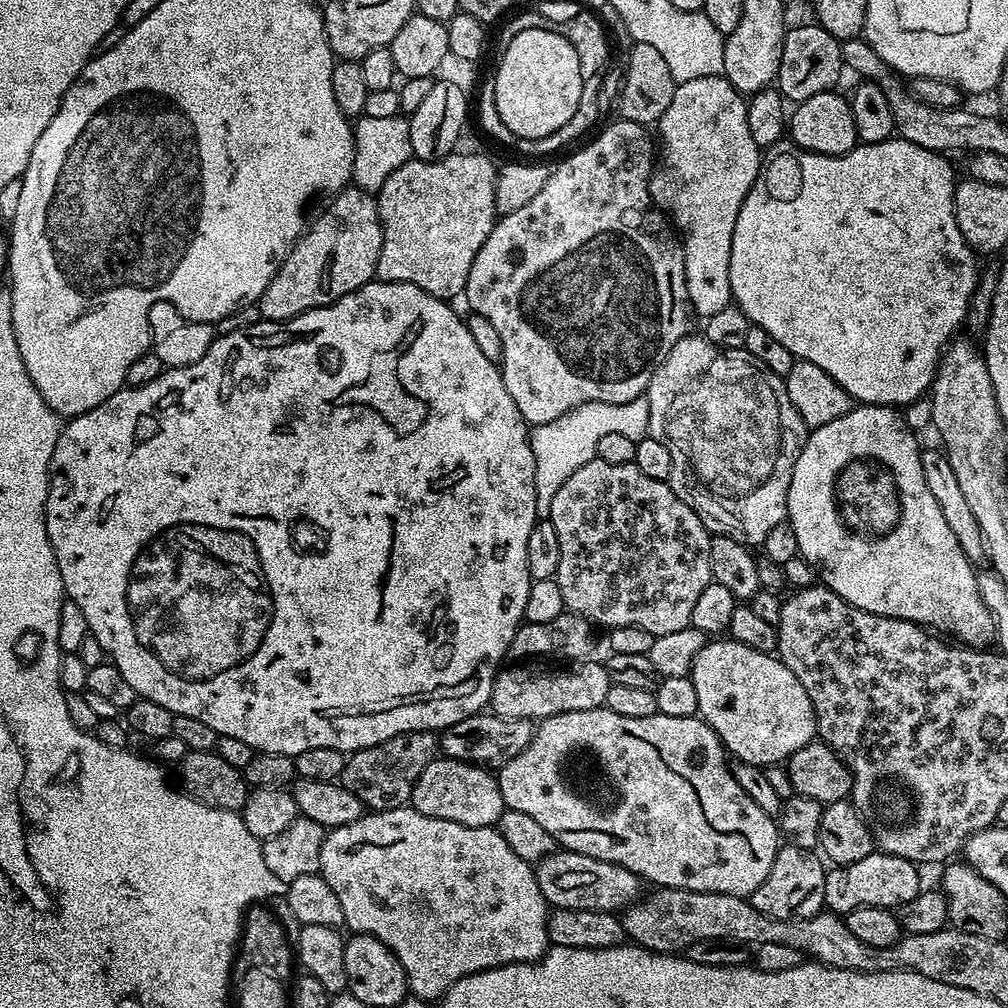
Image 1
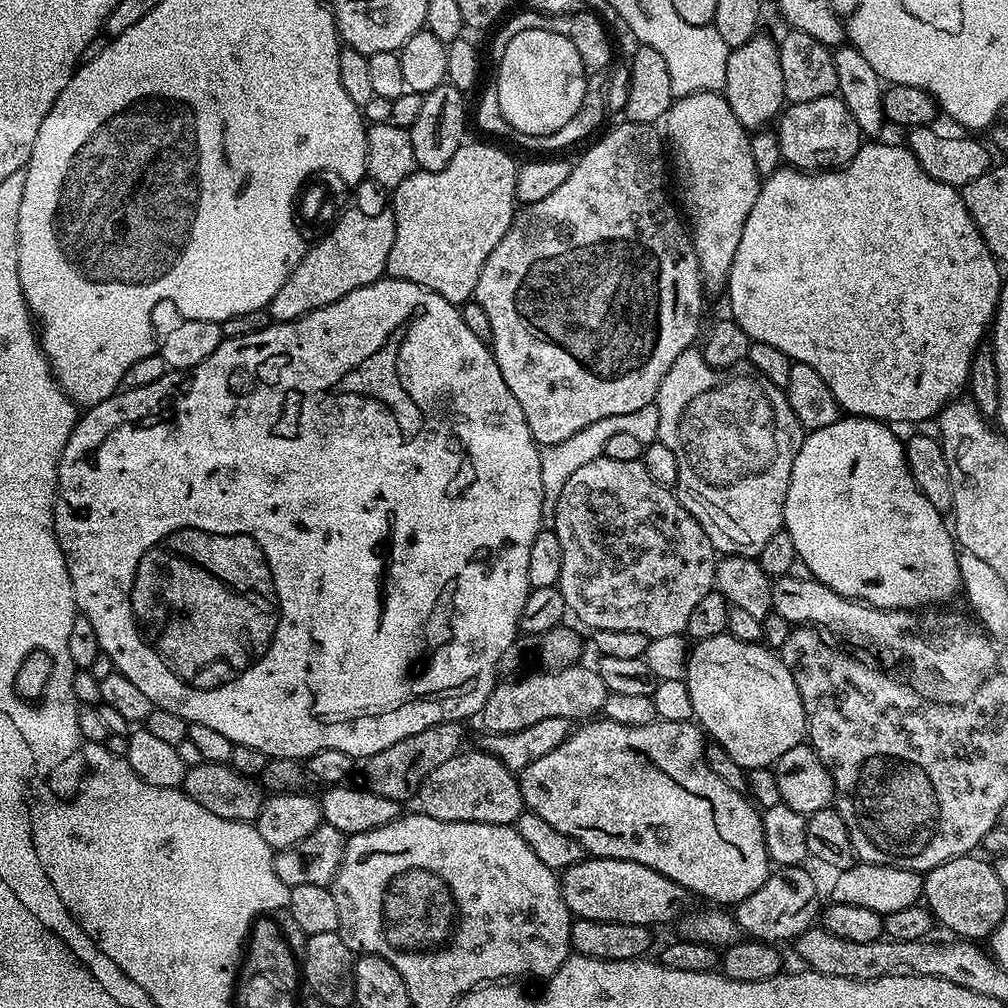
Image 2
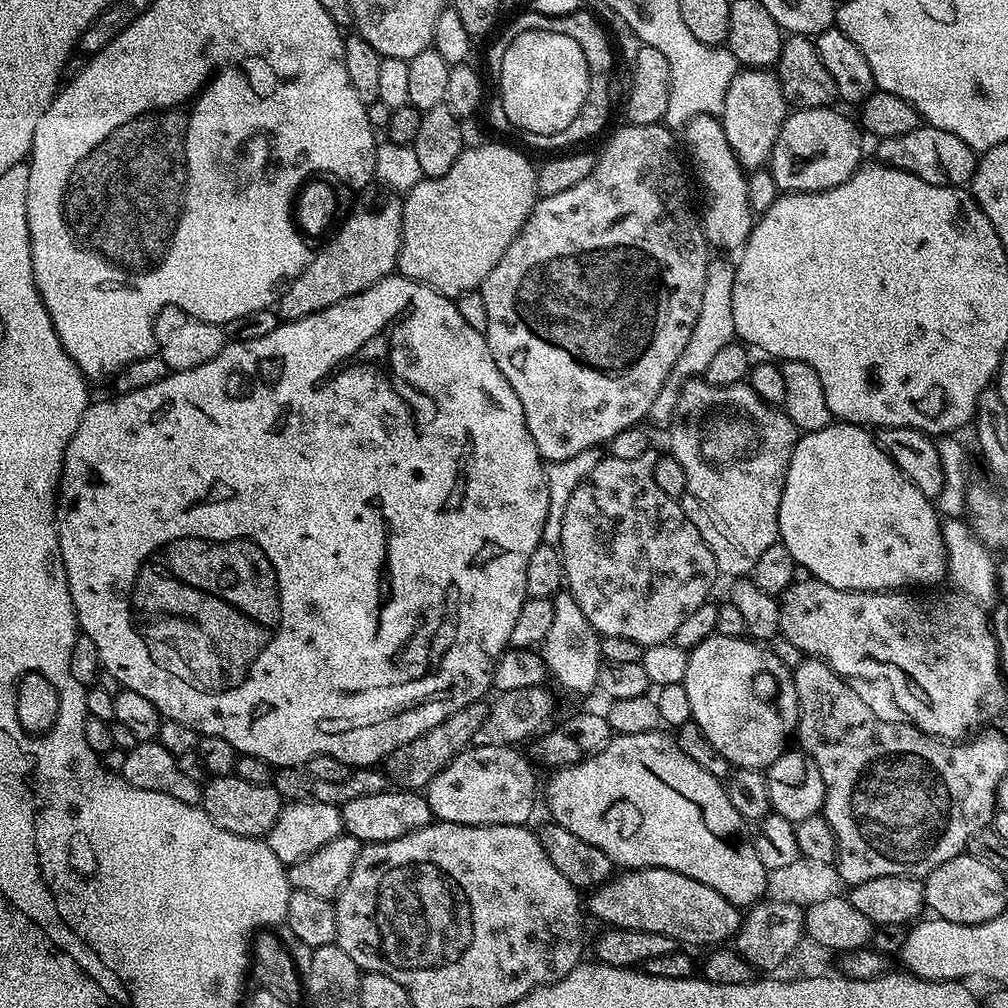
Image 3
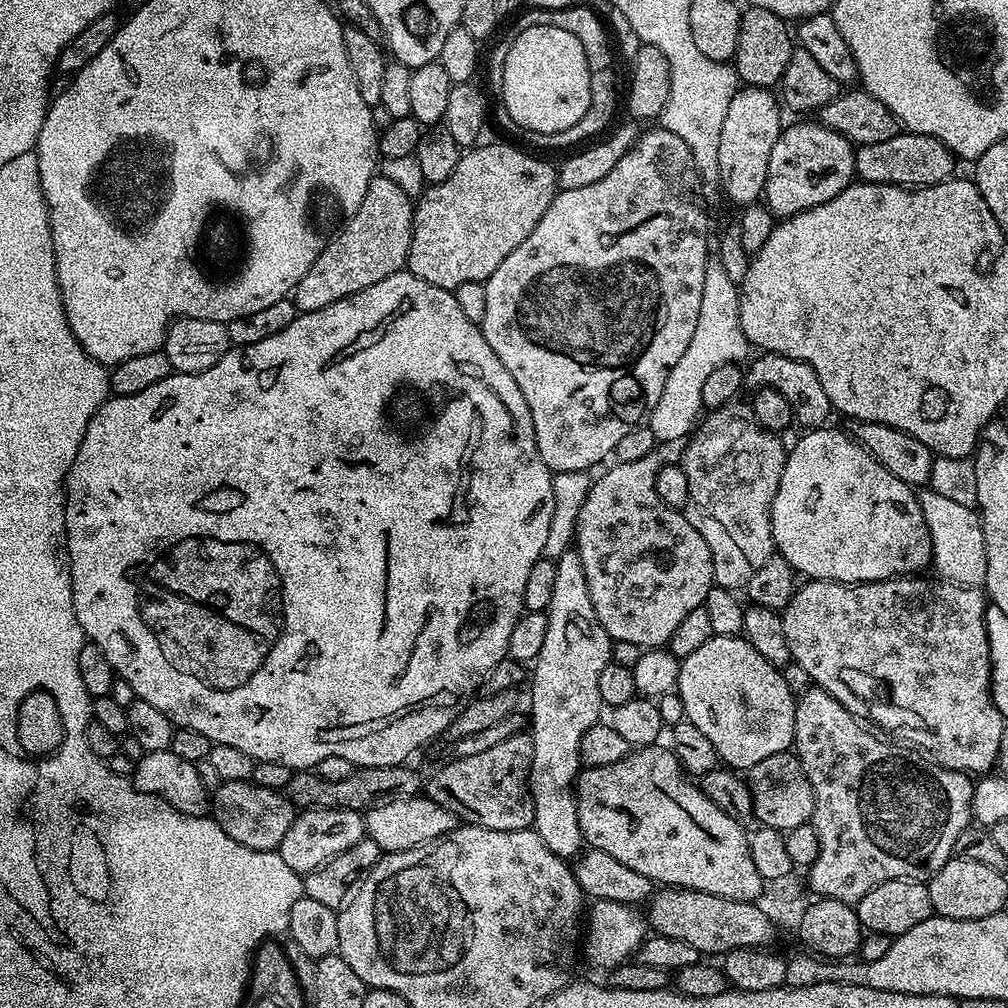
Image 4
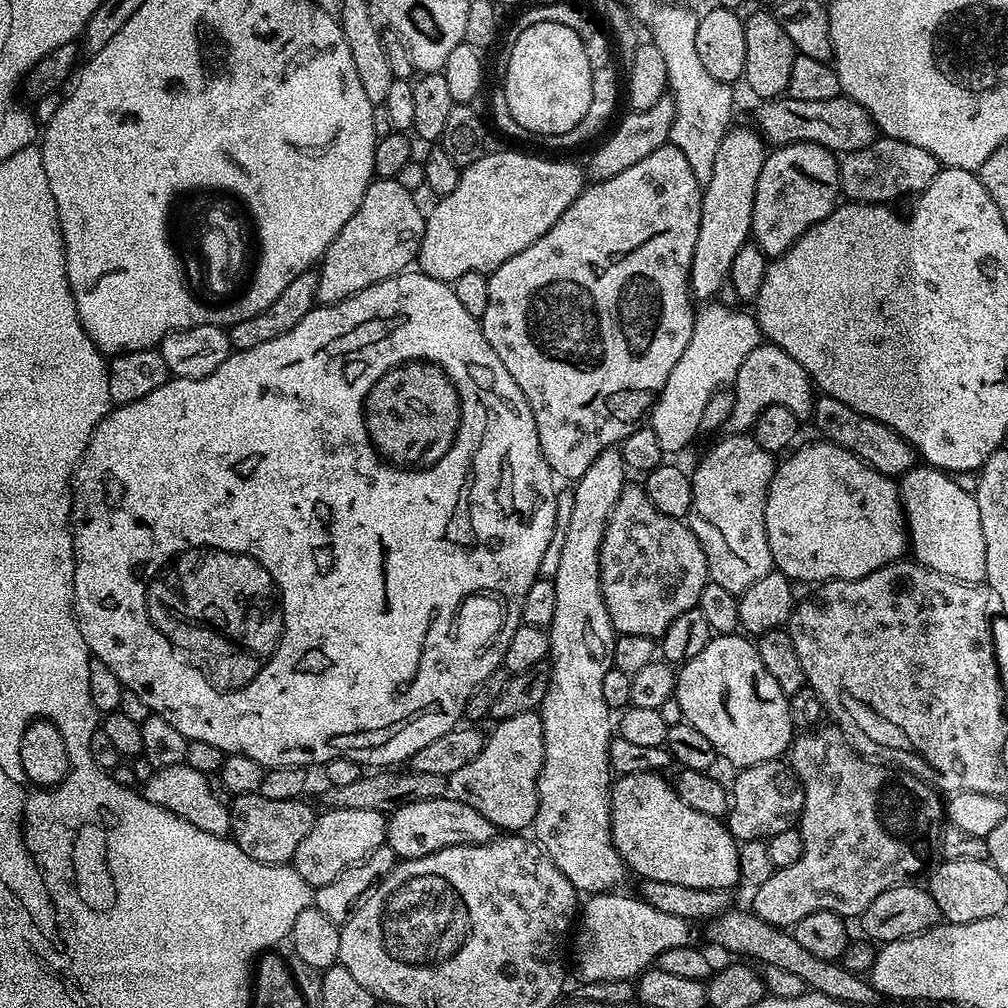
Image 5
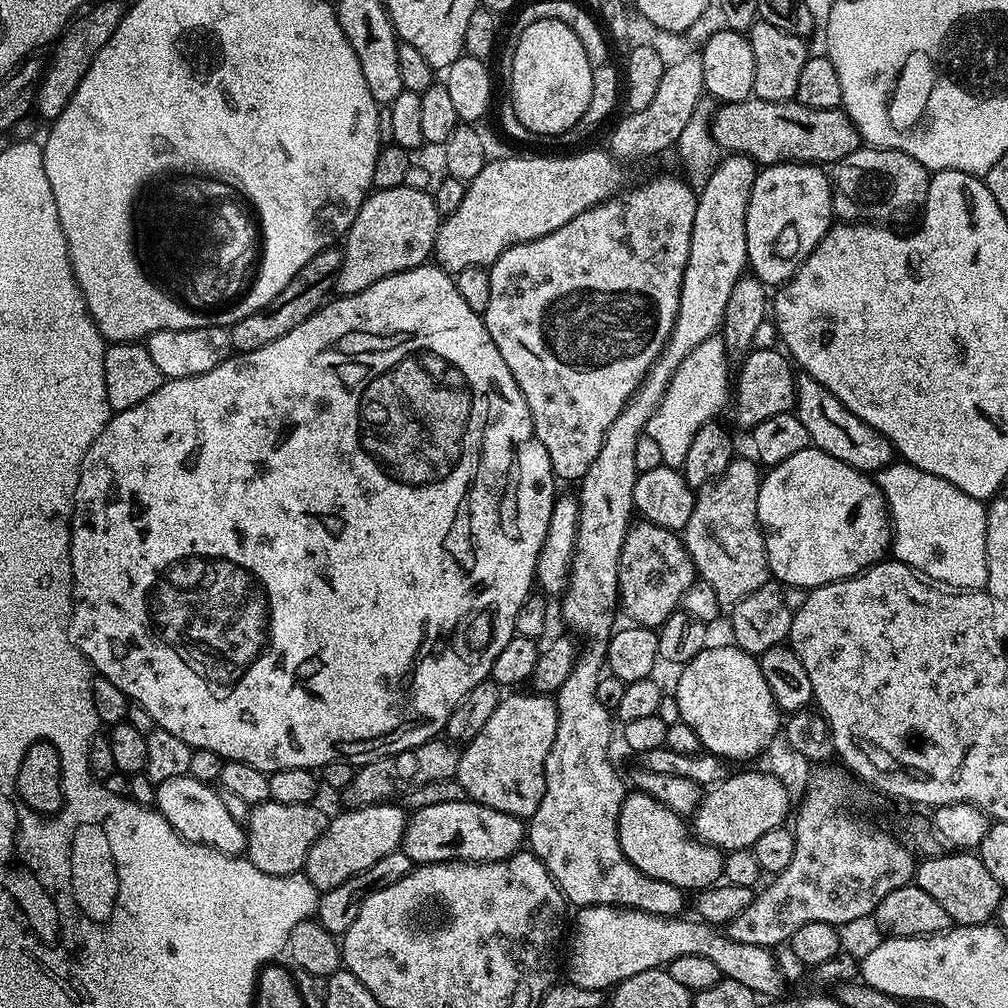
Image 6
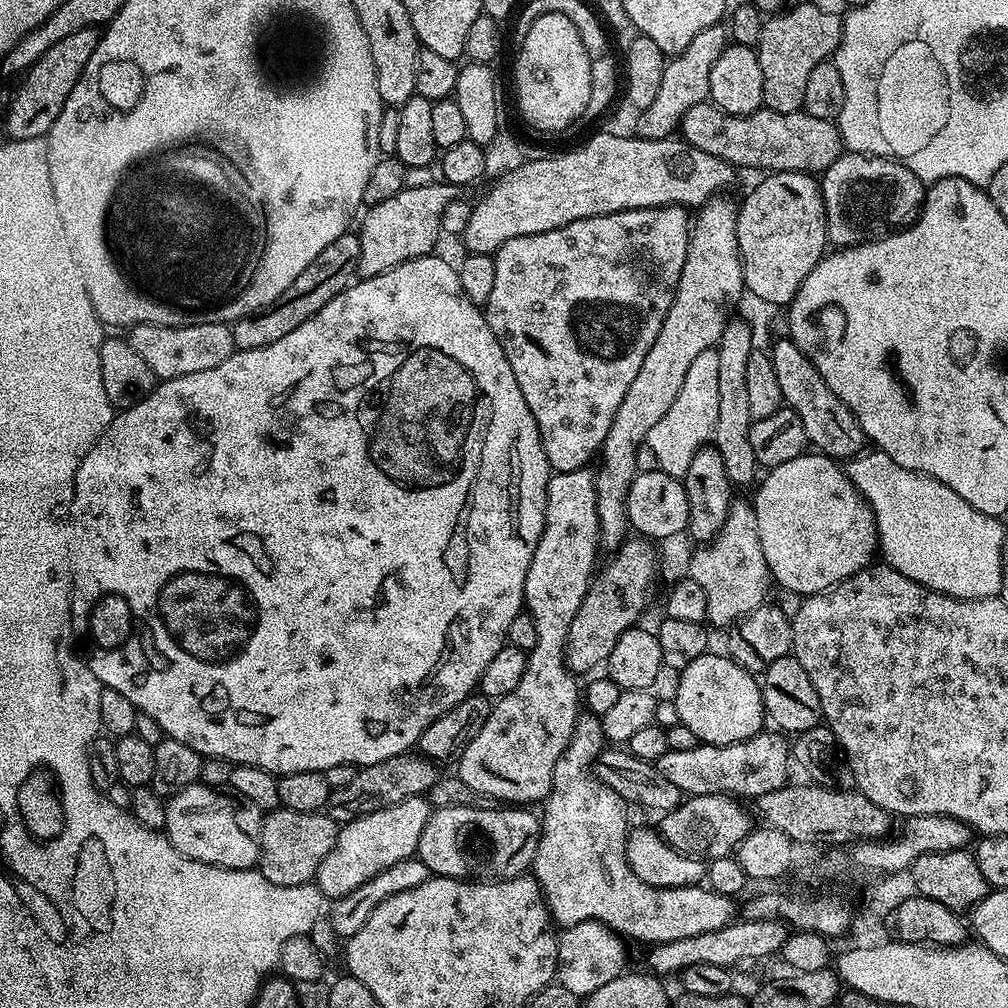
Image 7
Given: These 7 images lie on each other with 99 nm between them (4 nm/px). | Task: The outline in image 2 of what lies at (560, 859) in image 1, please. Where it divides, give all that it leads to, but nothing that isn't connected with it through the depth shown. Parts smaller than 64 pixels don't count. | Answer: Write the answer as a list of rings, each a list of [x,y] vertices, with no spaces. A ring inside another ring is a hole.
[[[592,856],[580,860],[574,866],[559,873],[560,889],[566,906],[573,917],[581,920],[609,920],[631,924],[668,924],[679,921],[689,907],[689,892],[675,884],[666,874],[642,866],[642,862],[630,862],[618,858]]]

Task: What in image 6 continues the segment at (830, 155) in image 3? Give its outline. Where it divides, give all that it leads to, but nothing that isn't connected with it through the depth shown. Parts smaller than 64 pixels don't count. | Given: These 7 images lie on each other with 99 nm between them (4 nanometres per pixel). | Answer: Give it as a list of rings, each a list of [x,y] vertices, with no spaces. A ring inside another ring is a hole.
[[[799,162],[761,167],[746,210],[746,250],[751,275],[766,286],[784,284],[833,224],[832,181],[823,167]]]

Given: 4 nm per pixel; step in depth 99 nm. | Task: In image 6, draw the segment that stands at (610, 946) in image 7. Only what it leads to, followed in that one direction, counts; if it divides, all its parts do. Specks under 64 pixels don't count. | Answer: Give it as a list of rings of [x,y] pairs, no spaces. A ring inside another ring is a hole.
[[[596,904],[594,907],[581,908],[577,911],[578,918],[574,924],[574,928],[569,931],[568,939],[566,942],[566,953],[564,956],[564,968],[567,972],[567,979],[574,985],[582,986],[583,989],[602,989],[608,990],[611,989],[622,981],[625,981],[626,978],[633,977],[634,974],[640,974],[643,970],[648,970],[652,968],[657,968],[660,965],[666,966],[670,961],[676,957],[682,957],[685,955],[701,955],[706,958],[710,958],[714,962],[714,966],[717,966],[723,977],[730,979],[732,981],[740,982],[742,986],[747,986],[750,990],[754,990],[758,996],[766,995],[770,997],[770,1000],[776,1000],[780,997],[783,997],[787,992],[786,982],[784,976],[778,966],[778,962],[774,955],[776,955],[771,949],[751,945],[750,943],[744,942],[734,942],[733,939],[728,937],[723,931],[720,931],[715,925],[707,924],[704,921],[693,918],[693,920],[684,920],[685,917],[667,917],[667,916],[658,916],[652,915],[646,911],[638,911],[636,908],[618,908],[610,904]]]

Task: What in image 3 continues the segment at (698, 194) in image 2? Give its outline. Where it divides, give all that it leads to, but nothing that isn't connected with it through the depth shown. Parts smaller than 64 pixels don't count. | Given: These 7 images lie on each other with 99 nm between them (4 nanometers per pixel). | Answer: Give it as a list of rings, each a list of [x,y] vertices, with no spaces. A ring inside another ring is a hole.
[[[695,116],[682,129],[688,152],[696,163],[696,176],[702,187],[708,191],[708,205],[702,208],[704,238],[713,249],[743,249],[748,235],[752,232],[754,213],[750,210],[748,179],[738,158],[732,152],[730,142],[726,142],[724,125],[716,116]]]

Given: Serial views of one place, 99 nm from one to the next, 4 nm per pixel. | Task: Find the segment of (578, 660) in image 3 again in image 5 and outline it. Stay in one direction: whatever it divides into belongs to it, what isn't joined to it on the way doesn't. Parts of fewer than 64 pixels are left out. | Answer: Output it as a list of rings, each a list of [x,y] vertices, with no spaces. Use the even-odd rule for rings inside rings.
[[[607,448],[594,462],[590,470],[575,481],[571,489],[574,510],[570,514],[570,527],[566,529],[566,542],[558,558],[558,574],[554,577],[554,591],[558,603],[554,609],[554,622],[548,632],[550,649],[550,686],[546,698],[538,709],[544,731],[544,761],[538,778],[538,810],[534,821],[535,839],[548,857],[566,874],[577,893],[611,893],[619,889],[624,880],[626,865],[616,852],[612,841],[612,786],[614,773],[608,765],[608,743],[614,735],[614,716],[602,698],[602,678],[612,667],[612,655],[618,635],[610,622],[606,602],[602,598],[600,581],[600,547],[610,514],[626,486],[624,455],[616,448]]]

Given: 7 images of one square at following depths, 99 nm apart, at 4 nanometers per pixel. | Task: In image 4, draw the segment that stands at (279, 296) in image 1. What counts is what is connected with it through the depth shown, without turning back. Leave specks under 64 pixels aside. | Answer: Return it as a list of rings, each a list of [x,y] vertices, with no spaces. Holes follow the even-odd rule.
[[[383,174],[373,176],[370,186],[366,186],[366,198],[362,198],[362,206],[358,206],[358,210],[347,217],[344,229],[321,247],[314,266],[310,266],[310,270],[306,270],[303,278],[296,283],[294,303],[297,313],[322,310],[322,306],[330,306],[350,294],[358,294],[358,290],[366,290],[366,286],[374,286],[374,282],[382,282],[382,278],[390,278],[390,274],[401,271],[407,265],[412,241],[413,207],[413,197],[408,196],[406,190],[400,189]]]

